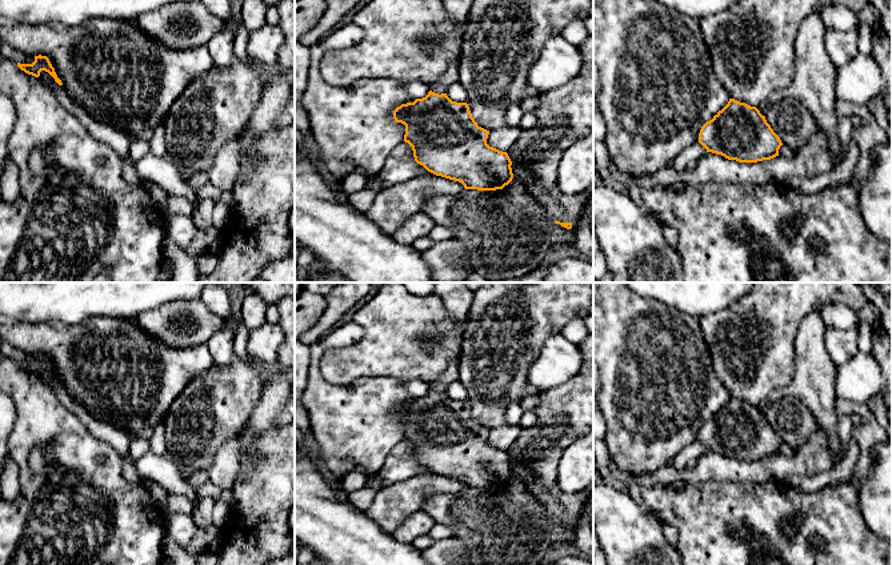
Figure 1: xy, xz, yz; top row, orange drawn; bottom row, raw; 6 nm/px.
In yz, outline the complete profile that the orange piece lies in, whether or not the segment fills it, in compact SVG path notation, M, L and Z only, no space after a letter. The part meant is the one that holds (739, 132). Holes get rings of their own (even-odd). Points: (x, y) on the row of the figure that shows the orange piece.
M729 99L699 133L699 143L716 155L739 163L757 163L779 156L780 137L756 107Z

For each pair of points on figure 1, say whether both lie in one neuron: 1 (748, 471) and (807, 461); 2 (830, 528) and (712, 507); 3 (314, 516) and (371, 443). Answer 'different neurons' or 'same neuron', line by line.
1: same neuron
2: same neuron
3: different neurons

